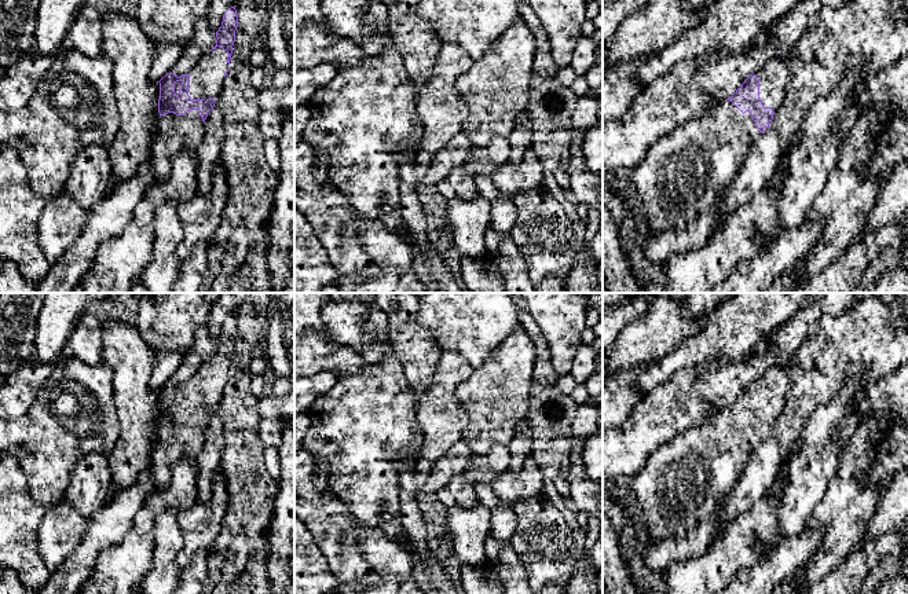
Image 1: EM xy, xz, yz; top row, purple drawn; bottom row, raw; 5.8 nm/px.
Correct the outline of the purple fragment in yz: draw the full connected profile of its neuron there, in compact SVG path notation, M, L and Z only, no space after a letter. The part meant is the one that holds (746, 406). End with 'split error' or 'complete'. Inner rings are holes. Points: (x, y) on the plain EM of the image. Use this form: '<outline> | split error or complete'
M769 367L725 410L700 426L678 433L649 455L637 476L622 480L626 498L641 514L649 543L659 544L667 538L685 536L709 521L718 503L736 485L758 444L769 437L790 385L786 367Z | split error

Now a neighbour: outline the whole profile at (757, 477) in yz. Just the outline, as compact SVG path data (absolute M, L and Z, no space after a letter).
M890 297L871 298L868 305L853 304L843 314L825 315L814 322L786 366L791 385L784 407L779 411L769 436L755 448L736 485L721 500L724 507L715 538L766 495L792 441L799 437L809 418L820 407L827 406L858 373L864 374L864 385L871 386L905 363L908 320L897 314Z

